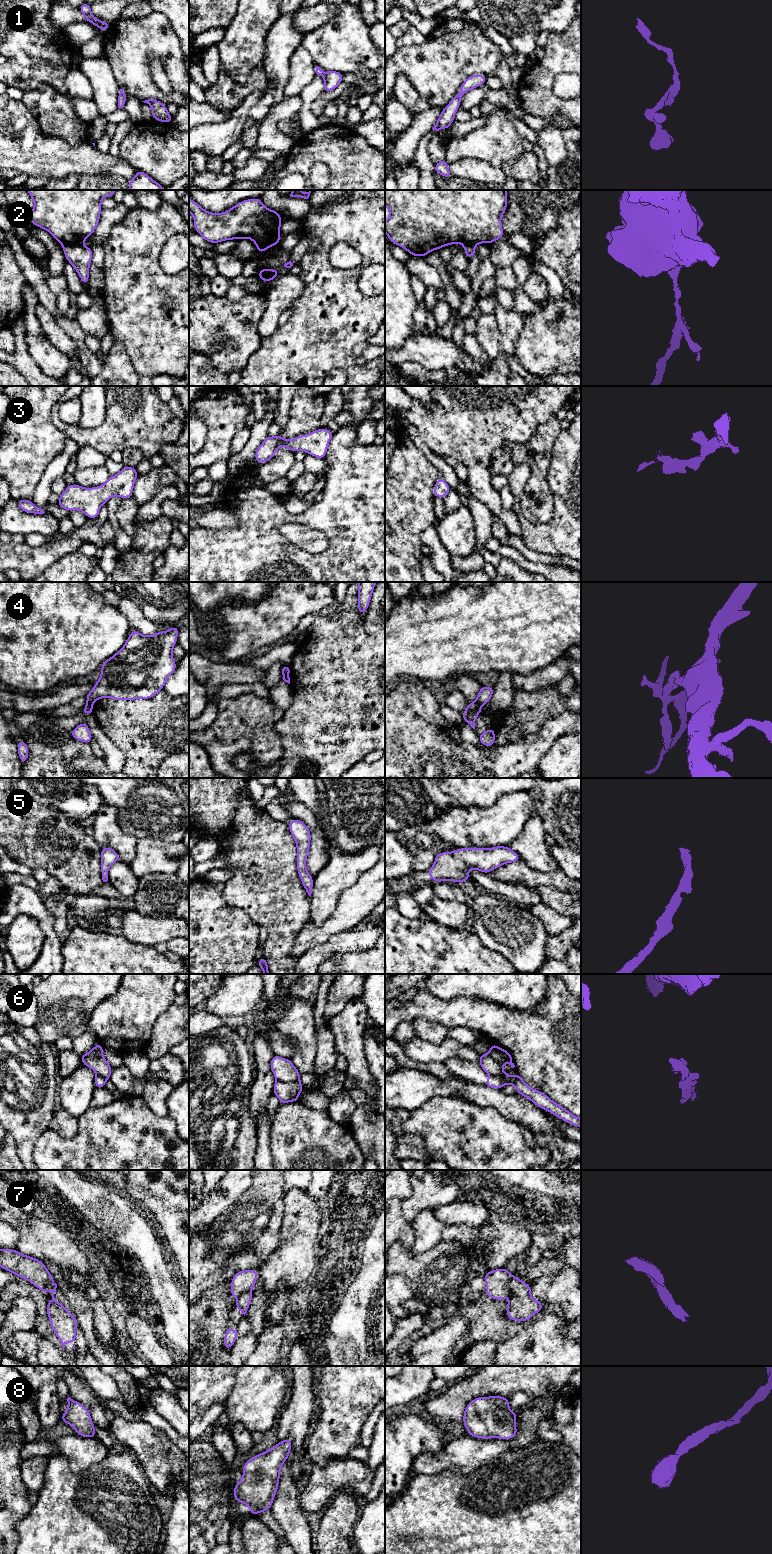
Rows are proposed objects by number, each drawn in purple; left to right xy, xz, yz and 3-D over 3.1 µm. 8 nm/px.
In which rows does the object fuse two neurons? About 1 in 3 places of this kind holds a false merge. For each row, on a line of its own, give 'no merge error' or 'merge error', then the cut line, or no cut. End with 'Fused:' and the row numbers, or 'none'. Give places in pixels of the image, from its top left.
1: no merge error; no cut
2: merge error; cut in xy along (81, 243), (65, 244), (63, 246)
3: no merge error; no cut
4: merge error; cut in xy along (87, 701), (92, 704)
5: no merge error; no cut
6: merge error; cut in xy along (103, 1058), (86, 1054), (82, 1060)
7: merge error; cut in yz along (513, 1276), (507, 1288)
8: no merge error; no cut
Fused: 2, 4, 6, 7

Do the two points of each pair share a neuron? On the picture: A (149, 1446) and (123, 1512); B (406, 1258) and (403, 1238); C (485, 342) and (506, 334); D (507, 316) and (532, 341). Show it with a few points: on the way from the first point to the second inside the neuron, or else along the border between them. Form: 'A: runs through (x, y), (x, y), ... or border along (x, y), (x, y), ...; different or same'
A: border along (134, 1457), (152, 1486); different
B: border along (395, 1241), (409, 1248); different
C: border along (493, 314), (499, 330), (500, 351), (495, 359); different
D: border along (526, 314), (513, 352); different

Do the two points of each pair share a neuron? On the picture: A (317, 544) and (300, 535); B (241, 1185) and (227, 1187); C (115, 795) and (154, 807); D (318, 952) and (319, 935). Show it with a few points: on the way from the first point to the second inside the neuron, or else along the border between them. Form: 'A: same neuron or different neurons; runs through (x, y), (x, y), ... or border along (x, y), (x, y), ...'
A: same neuron; runs through (313, 542), (304, 537)
B: same neuron; runs through (238, 1185), (230, 1187)
C: same neuron; runs through (125, 795), (142, 795), (144, 797)
D: different neurons; border along (341, 931), (300, 955)

